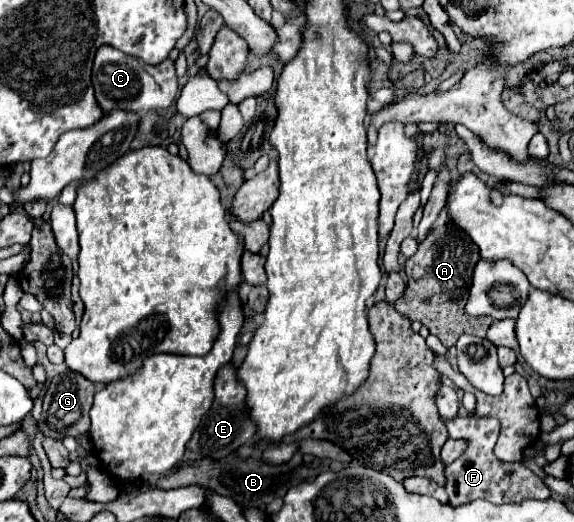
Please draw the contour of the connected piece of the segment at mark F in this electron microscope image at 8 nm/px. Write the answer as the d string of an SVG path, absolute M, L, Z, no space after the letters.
M453 416L453 418L443 418L443 424L451 438L469 440L467 452L445 468L445 476L447 476L445 490L449 494L451 506L461 506L477 498L483 498L491 504L507 504L507 502L519 504L529 498L531 500L551 498L551 490L543 484L543 480L535 472L525 468L523 462L501 462L495 458L493 446L499 436L499 424L495 424L495 420L473 418L473 416L467 416L467 418Z

